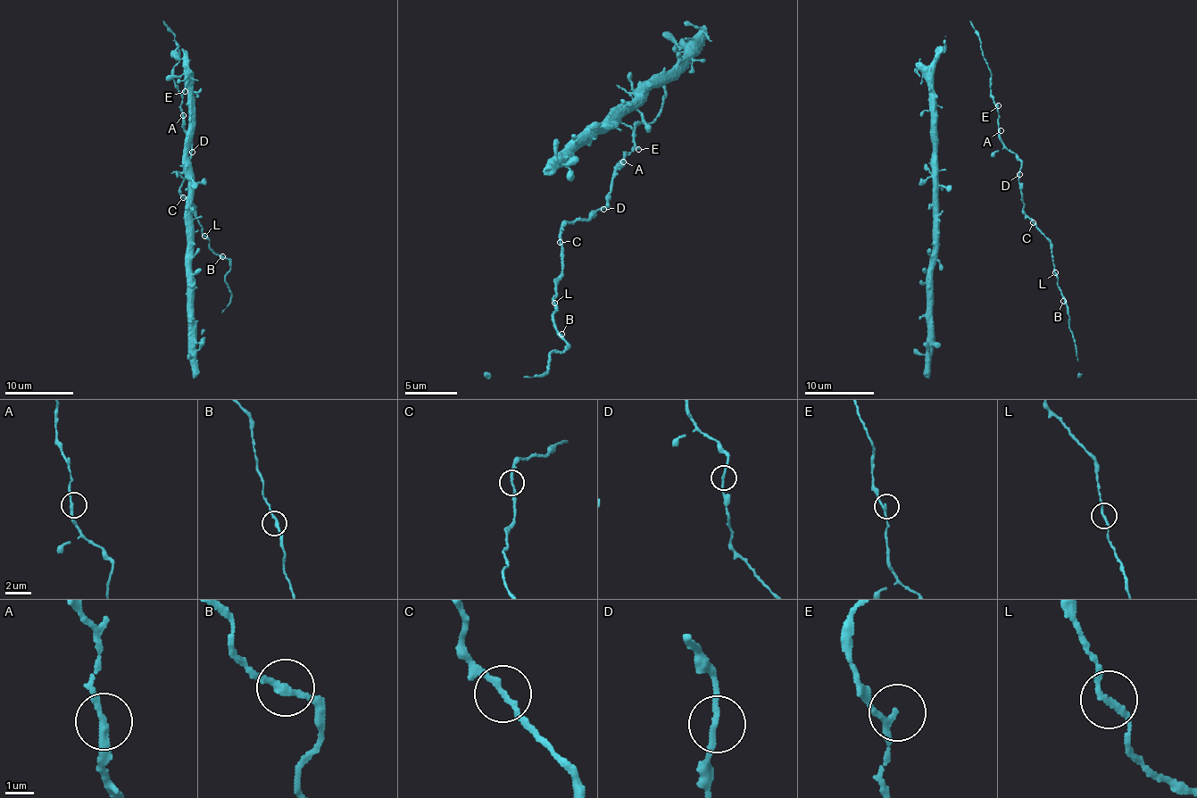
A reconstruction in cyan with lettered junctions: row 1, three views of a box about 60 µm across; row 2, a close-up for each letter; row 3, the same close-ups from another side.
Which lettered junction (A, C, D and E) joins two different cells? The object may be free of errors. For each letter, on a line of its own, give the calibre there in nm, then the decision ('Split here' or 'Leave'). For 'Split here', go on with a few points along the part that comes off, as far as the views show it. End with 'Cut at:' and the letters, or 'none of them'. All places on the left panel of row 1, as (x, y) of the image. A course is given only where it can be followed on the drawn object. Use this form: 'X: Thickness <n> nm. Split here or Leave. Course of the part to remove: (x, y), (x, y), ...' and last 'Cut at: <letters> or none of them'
A: Thickness 200 nm. Leave
C: Thickness 190 nm. Leave
D: Thickness 180 nm. Leave
E: Thickness 180 nm. Leave
Cut at: none of them

